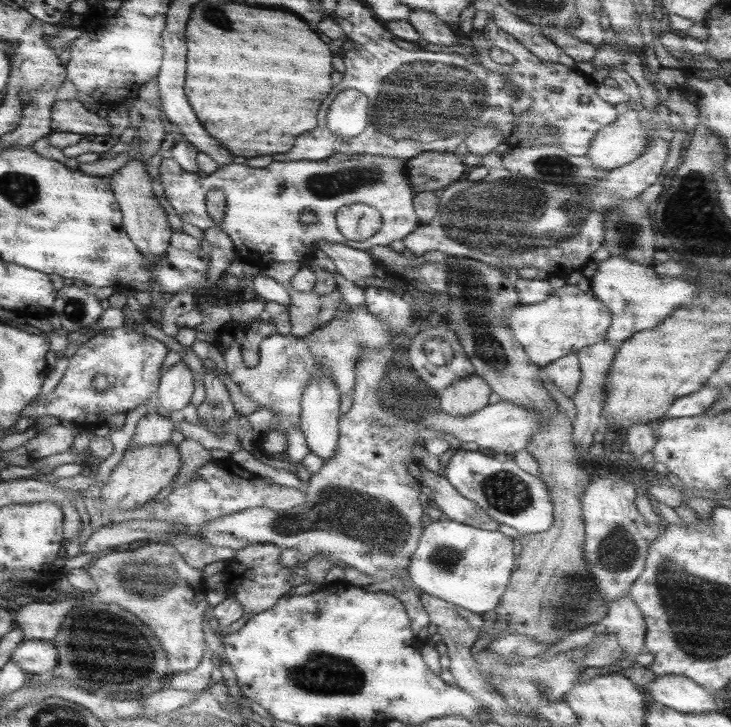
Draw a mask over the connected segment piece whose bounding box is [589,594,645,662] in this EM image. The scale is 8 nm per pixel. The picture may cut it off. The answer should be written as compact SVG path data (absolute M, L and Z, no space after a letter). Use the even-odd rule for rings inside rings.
M628 594L613 599L607 607L605 616L593 626L589 625L589 628L593 628L593 634L615 635L623 653L623 660L634 662L635 655L644 651L643 615Z

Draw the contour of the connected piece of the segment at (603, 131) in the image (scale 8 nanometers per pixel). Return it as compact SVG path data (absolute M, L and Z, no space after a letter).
M629 109L593 134L585 156L595 168L613 170L639 158L647 146L647 133L637 116L635 110Z

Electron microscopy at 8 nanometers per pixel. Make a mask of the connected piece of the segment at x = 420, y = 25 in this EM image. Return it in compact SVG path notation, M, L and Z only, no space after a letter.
M413 10L407 16L407 22L415 28L415 32L429 44L437 46L453 46L455 44L455 34L447 28L447 24L442 20L431 16L429 12L423 10Z

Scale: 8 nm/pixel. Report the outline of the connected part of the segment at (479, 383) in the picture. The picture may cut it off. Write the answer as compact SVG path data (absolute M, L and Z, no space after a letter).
M473 374L452 382L438 392L435 395L436 407L445 414L461 417L487 405L487 397L491 393L485 380Z

